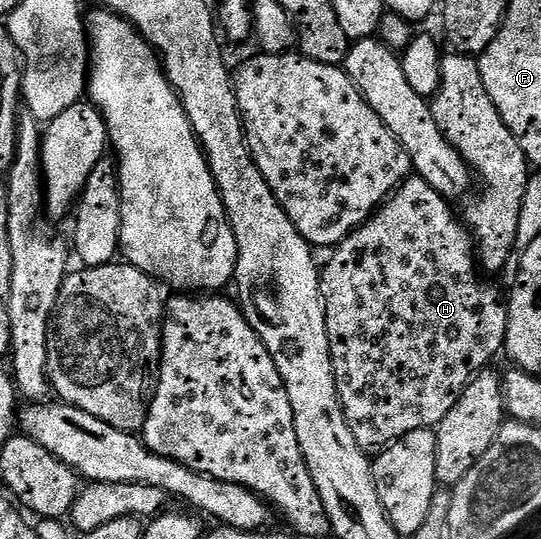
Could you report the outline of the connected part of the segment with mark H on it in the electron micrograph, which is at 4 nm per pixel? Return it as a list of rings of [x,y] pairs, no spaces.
[[[411,175],[387,198],[384,205],[369,218],[365,224],[341,244],[332,250],[333,258],[324,262],[320,270],[321,275],[321,300],[325,303],[325,322],[327,323],[327,339],[331,351],[333,374],[337,384],[337,394],[343,407],[343,415],[347,419],[347,427],[351,427],[351,435],[355,435],[355,443],[366,451],[380,451],[393,441],[399,440],[403,435],[420,429],[433,429],[440,425],[447,411],[455,407],[461,398],[461,393],[466,385],[490,364],[489,361],[505,347],[505,336],[509,326],[509,307],[506,298],[479,272],[479,262],[475,256],[473,234],[468,225],[452,209],[450,202],[442,197],[431,183],[422,177]]]

